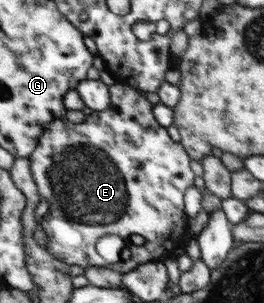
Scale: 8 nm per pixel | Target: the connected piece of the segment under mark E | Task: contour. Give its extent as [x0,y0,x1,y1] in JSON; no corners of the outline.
[30,83,193,273]

